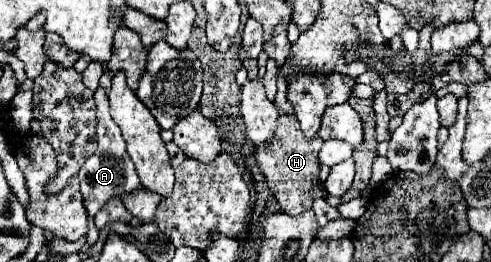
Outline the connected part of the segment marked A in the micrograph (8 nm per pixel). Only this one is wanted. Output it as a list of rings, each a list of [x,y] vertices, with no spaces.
[[[96,89],[96,113],[98,113],[98,129],[96,129],[96,137],[98,137],[98,149],[92,157],[86,159],[86,163],[82,165],[78,179],[80,179],[80,191],[84,197],[84,207],[88,211],[88,215],[96,215],[112,197],[122,197],[134,191],[142,189],[142,183],[134,171],[132,159],[126,153],[126,145],[120,133],[120,127],[112,121],[110,117],[110,109],[108,109],[108,97],[102,89]]]

